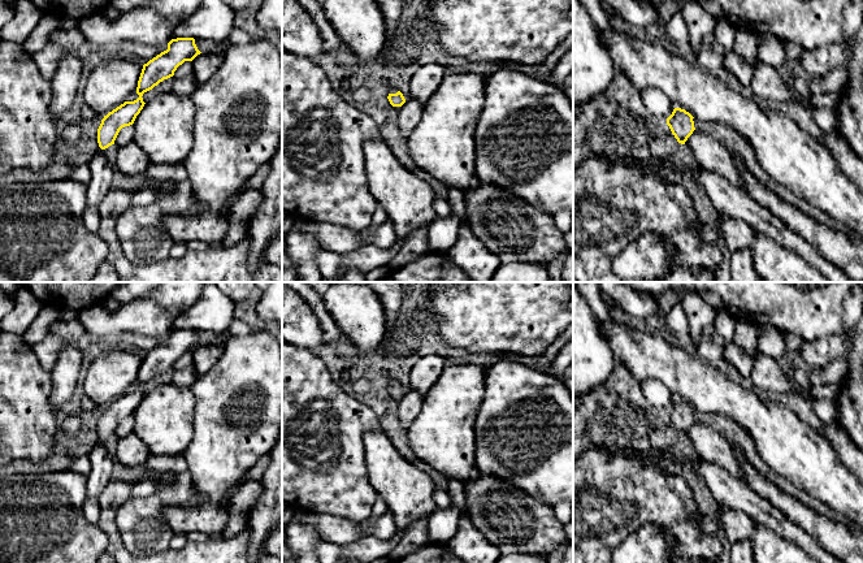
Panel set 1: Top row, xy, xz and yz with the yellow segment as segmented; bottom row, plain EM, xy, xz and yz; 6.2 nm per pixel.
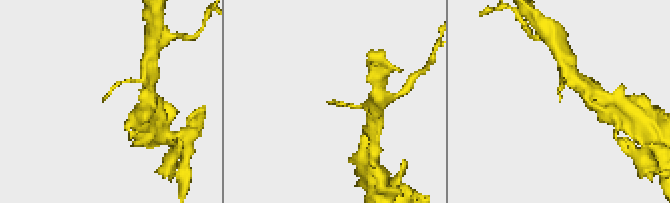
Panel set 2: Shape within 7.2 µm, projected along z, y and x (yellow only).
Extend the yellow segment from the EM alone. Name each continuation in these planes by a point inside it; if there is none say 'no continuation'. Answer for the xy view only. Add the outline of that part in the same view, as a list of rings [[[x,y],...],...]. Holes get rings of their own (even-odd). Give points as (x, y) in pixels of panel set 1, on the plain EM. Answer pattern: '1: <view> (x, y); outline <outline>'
no continuation

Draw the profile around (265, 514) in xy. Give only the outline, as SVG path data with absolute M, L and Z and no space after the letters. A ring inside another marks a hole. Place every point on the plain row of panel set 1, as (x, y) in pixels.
M282 420L269 464L259 481L264 490L248 514L251 559L257 558L274 528L282 521Z

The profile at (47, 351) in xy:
M51 334L31 347L43 369L51 372L66 343L62 338Z

